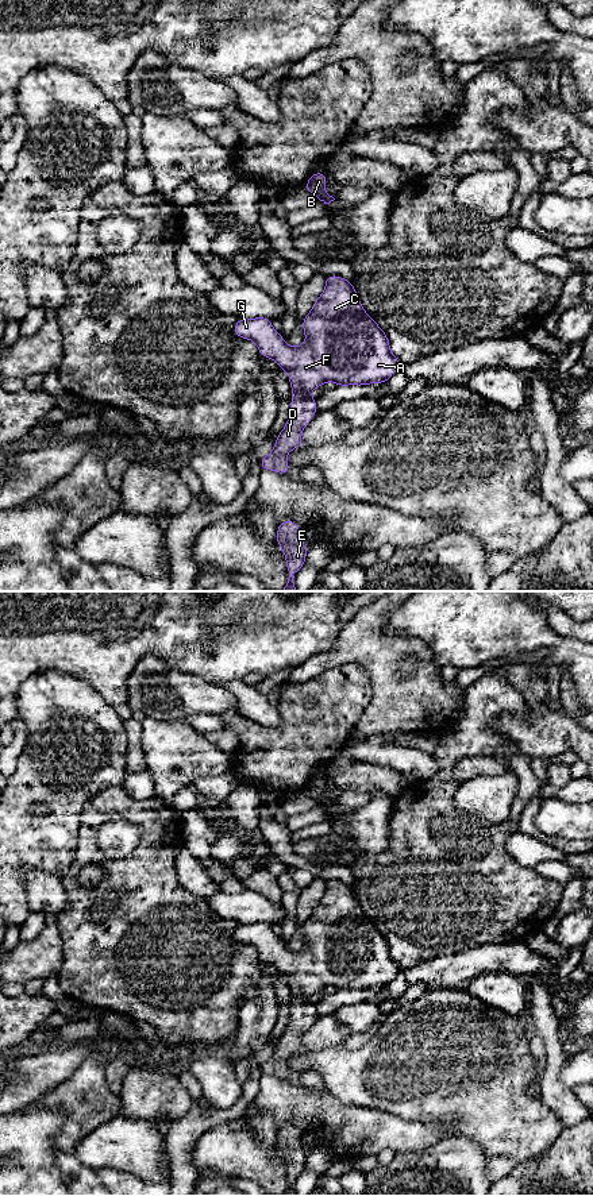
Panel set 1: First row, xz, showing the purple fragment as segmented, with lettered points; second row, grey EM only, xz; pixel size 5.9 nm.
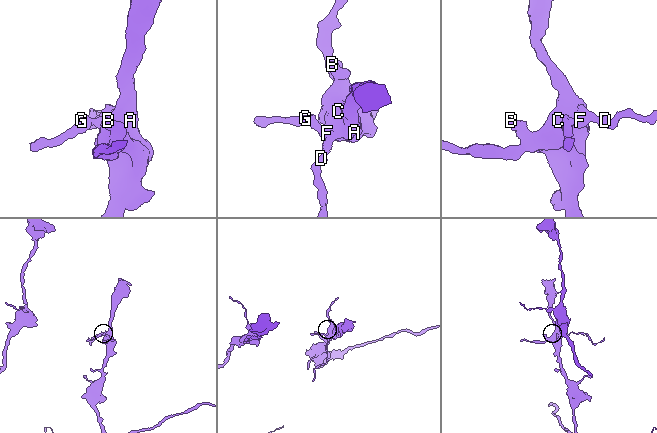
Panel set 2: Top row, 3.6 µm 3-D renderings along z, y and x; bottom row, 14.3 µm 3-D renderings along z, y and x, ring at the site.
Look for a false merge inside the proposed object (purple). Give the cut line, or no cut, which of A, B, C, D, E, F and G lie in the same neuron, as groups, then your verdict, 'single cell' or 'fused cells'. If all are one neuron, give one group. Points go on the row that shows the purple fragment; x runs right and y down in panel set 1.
xz (293, 390), (308, 392) | A B C F G / D E | fused cells

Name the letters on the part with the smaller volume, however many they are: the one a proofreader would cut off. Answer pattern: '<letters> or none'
D, E

